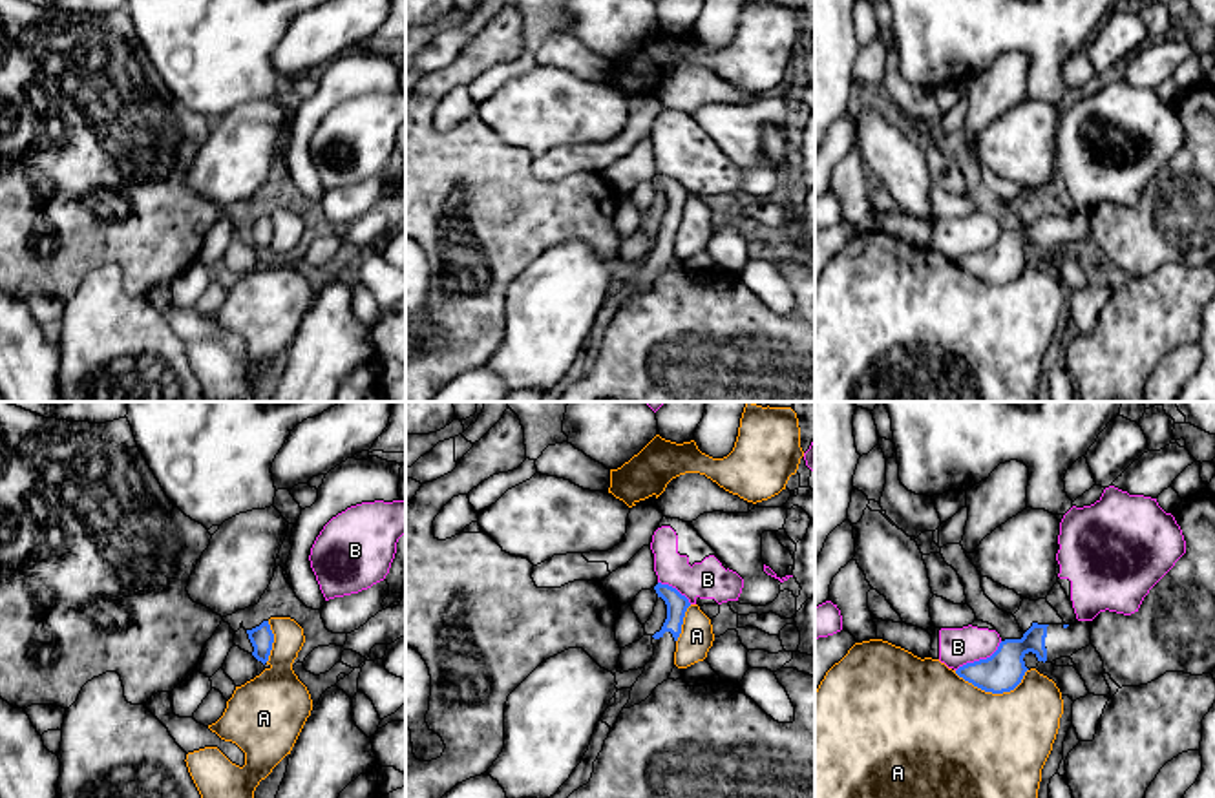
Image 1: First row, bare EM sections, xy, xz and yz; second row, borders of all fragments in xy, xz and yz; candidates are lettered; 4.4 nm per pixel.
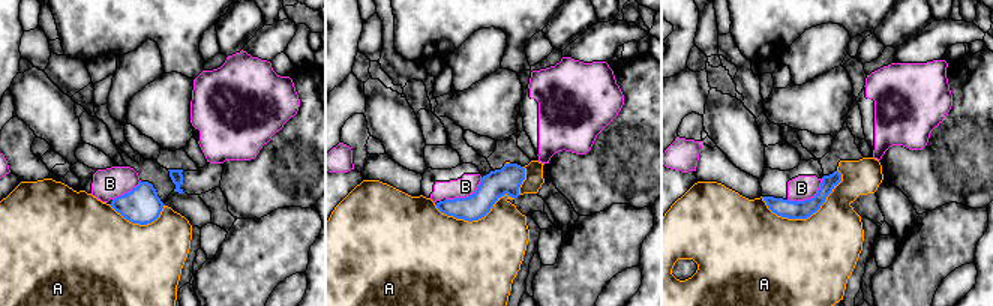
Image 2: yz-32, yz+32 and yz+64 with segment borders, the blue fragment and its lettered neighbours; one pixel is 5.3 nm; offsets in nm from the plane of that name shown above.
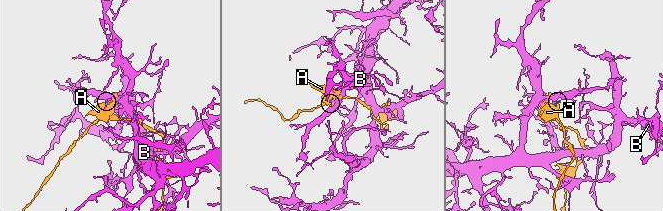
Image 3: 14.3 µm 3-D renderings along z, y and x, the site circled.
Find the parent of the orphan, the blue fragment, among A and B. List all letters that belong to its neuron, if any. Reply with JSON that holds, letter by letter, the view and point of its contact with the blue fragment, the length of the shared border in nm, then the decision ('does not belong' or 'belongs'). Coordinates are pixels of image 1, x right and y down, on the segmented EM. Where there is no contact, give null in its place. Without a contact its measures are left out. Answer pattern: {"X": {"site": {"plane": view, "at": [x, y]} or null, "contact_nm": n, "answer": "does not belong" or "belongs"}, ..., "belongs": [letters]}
{"A": {"site": {"plane": "yz", "at": [993, 692]}, "contact_nm": 320, "answer": "does not belong"}, "B": {"site": {"plane": "yz", "at": [980, 660]}, "contact_nm": 240, "answer": "does not belong"}, "belongs": []}

